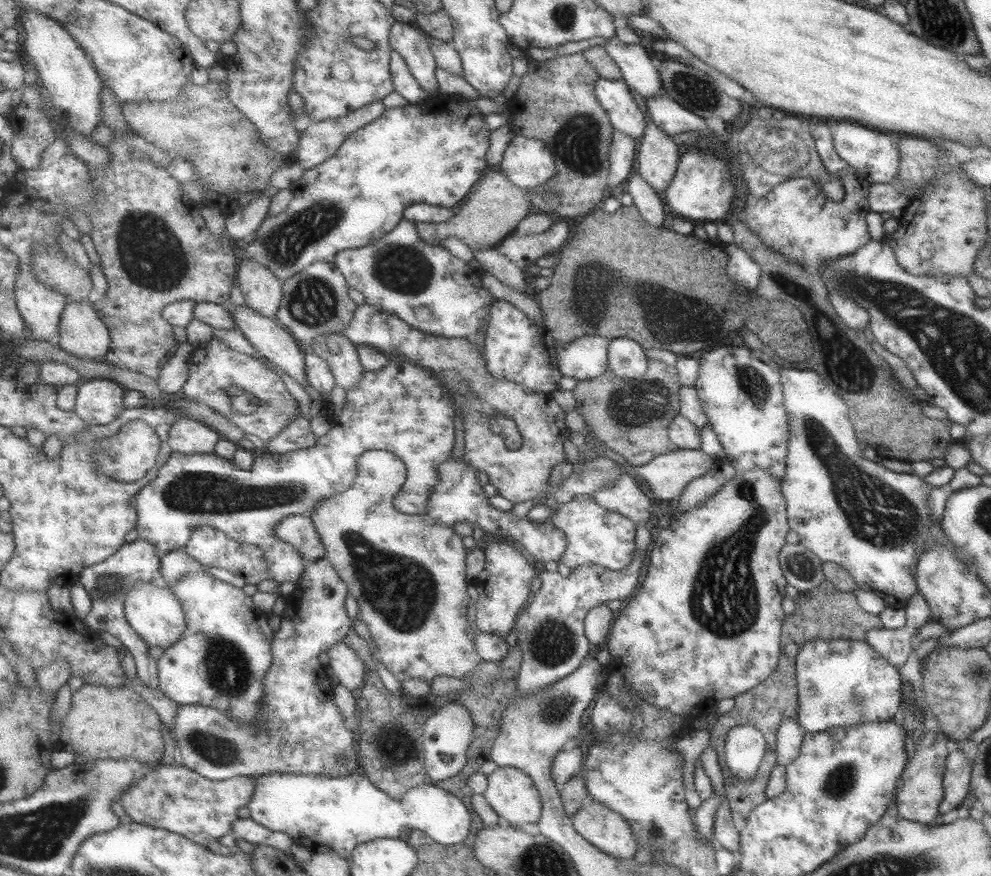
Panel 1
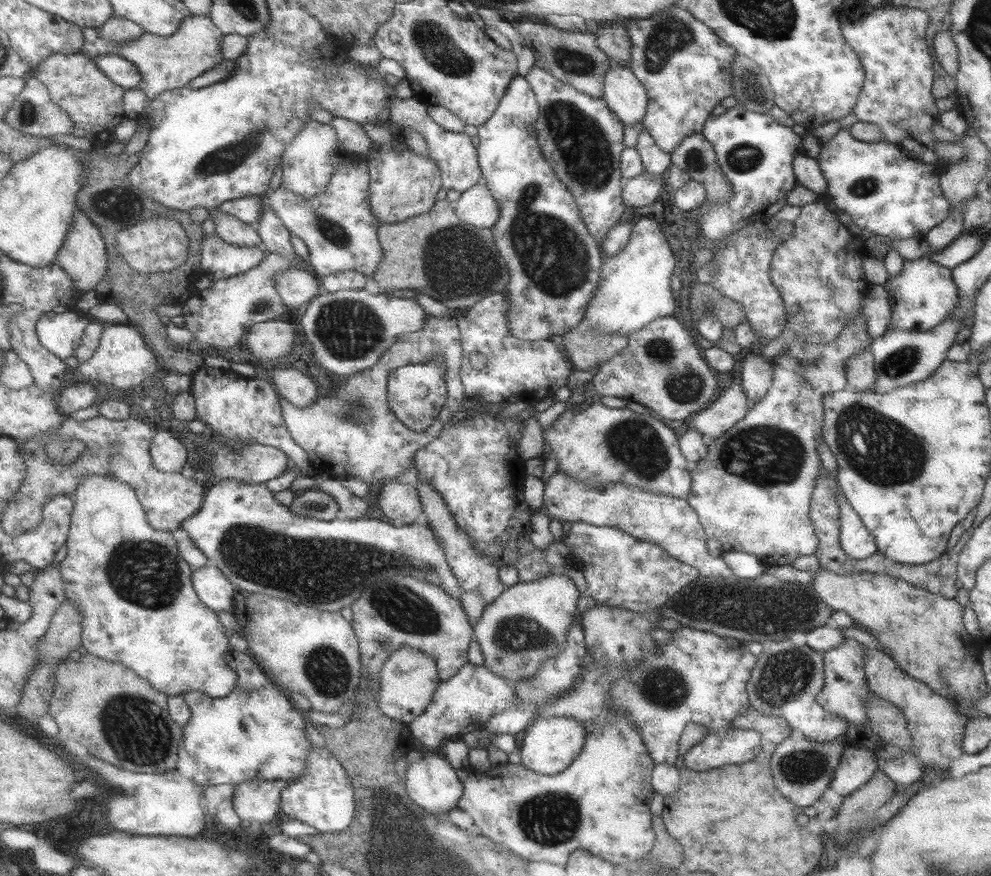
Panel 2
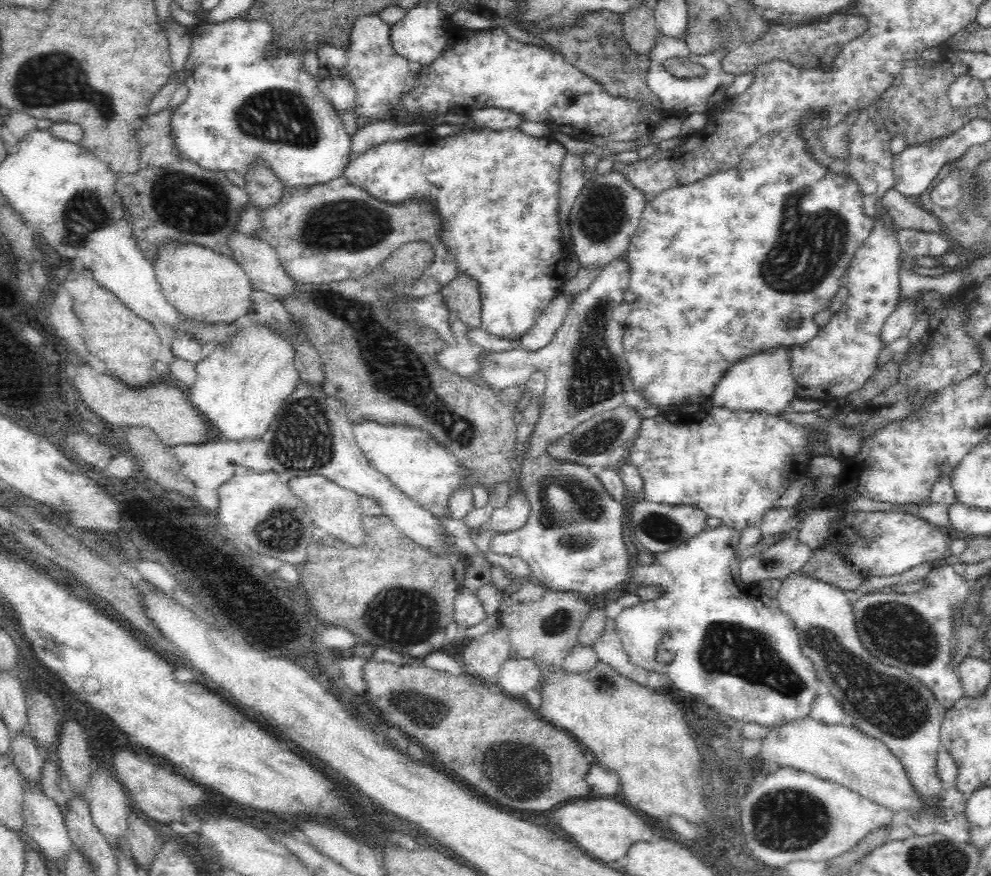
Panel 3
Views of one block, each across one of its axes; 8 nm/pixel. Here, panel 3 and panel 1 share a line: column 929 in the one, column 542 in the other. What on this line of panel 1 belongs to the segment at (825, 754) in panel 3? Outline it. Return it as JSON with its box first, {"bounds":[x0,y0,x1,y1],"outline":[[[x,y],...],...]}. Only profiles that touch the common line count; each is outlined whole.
{"bounds":[483,766,543,826],"outline":[[[499,766],[491,776],[483,796],[503,816],[507,824],[521,826],[527,822],[541,822],[543,796],[535,780],[523,770],[513,766]]]}

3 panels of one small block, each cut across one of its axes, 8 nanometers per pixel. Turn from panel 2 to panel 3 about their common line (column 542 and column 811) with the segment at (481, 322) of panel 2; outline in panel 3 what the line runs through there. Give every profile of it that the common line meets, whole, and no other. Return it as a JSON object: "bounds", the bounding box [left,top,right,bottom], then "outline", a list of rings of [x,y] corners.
{"bounds":[786,220,902,402],"outline":[[[876,220],[876,228],[864,240],[864,244],[856,250],[850,268],[846,272],[848,278],[848,300],[832,314],[830,322],[822,326],[818,336],[808,344],[786,350],[788,370],[794,376],[798,386],[796,396],[800,400],[814,402],[832,402],[836,398],[844,398],[850,392],[858,392],[864,384],[870,382],[880,368],[880,352],[886,348],[882,330],[886,320],[898,308],[902,300],[900,286],[900,246],[896,240],[894,224]]]}

